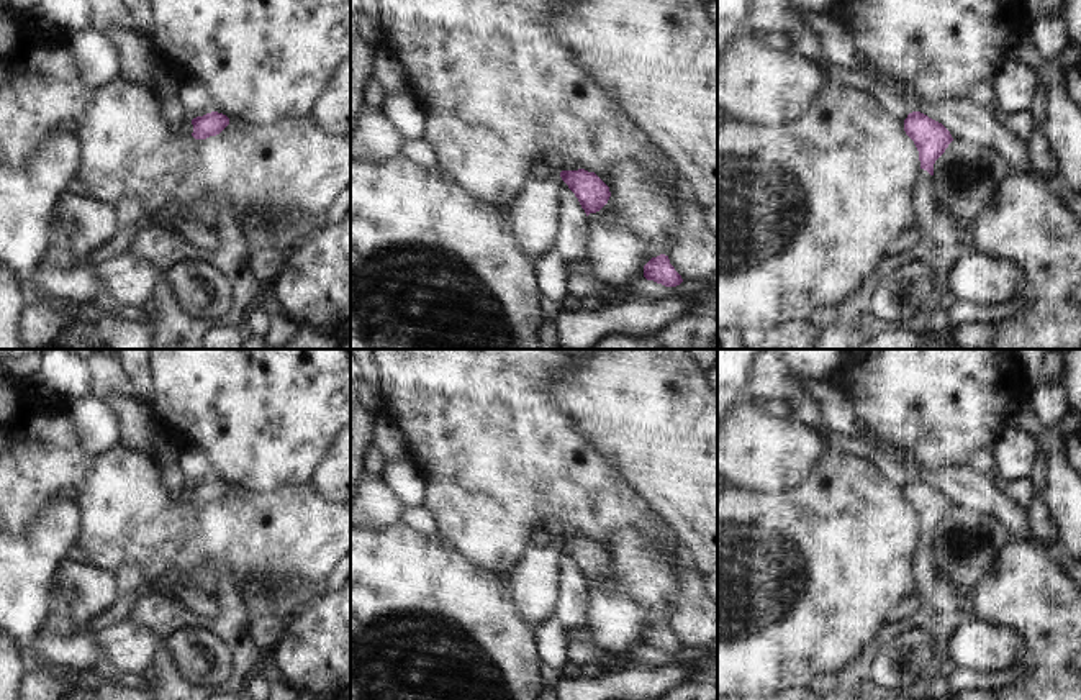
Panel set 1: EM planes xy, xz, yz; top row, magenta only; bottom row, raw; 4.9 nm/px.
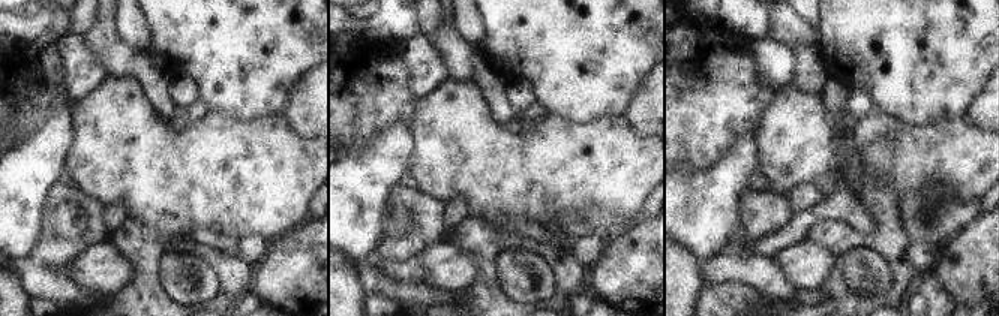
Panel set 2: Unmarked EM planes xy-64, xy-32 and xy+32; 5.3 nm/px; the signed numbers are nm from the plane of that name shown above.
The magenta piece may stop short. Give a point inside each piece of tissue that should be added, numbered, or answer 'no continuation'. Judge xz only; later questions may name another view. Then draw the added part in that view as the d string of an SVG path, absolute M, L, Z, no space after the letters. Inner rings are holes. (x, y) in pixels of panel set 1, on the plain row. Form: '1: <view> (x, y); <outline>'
no continuation

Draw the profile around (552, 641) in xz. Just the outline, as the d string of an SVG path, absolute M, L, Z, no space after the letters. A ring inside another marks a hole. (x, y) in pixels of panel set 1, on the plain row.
M559 544L559 598L547 620L536 626L536 646L540 662L560 674L568 662L568 633L586 625L588 584L575 561Z

